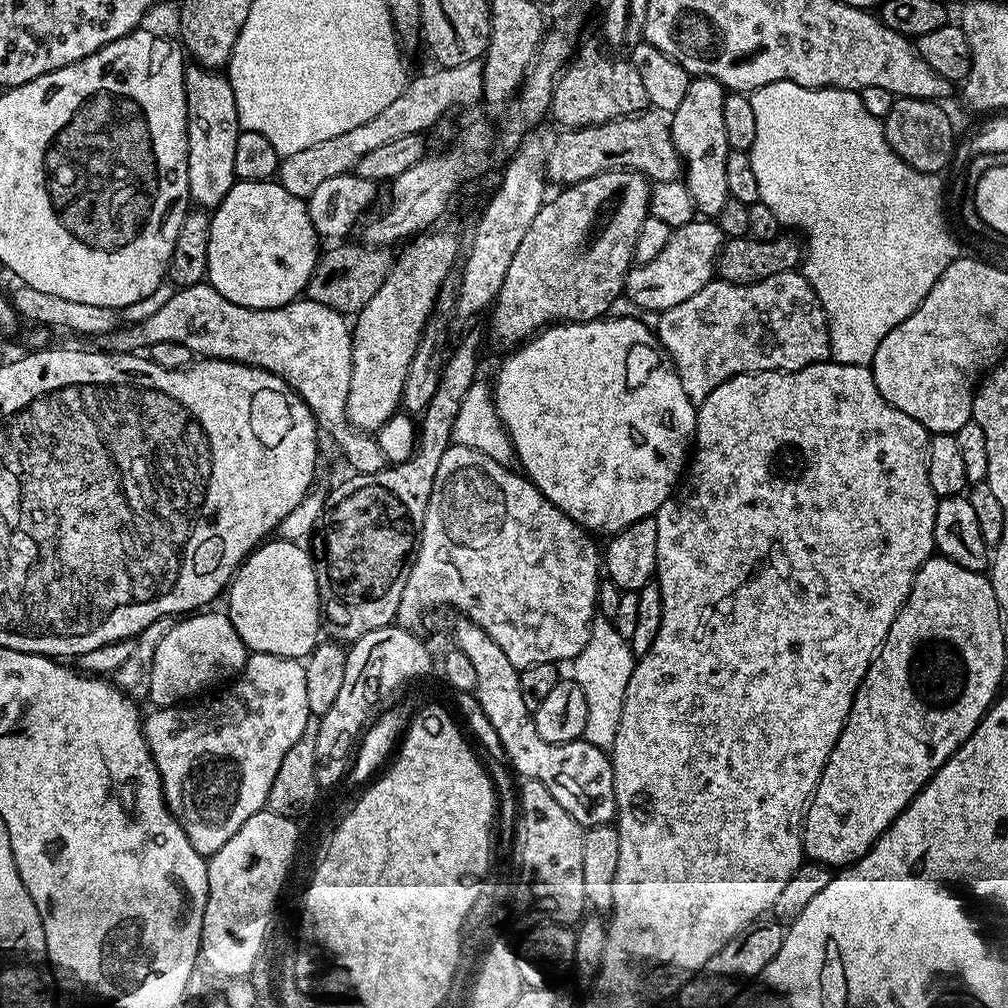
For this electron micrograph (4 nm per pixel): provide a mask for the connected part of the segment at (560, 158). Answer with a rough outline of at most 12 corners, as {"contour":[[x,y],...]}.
{"contour":[[643,112],[565,129],[545,153],[556,186],[618,171],[681,179],[671,125]]}

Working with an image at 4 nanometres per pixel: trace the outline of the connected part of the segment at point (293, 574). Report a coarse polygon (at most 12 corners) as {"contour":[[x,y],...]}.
{"contour":[[272,538],[226,615],[251,653],[305,659],[322,625],[316,566]]}

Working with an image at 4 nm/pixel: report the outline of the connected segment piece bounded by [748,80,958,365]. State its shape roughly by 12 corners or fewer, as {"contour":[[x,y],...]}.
{"contour":[[859,92],[751,98],[831,359],[871,365],[957,259],[945,181]]}

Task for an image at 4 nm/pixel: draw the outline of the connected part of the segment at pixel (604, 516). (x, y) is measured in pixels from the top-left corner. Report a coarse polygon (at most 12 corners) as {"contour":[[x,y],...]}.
{"contour":[[641,319],[500,364],[523,475],[589,533],[656,511],[697,405]]}

